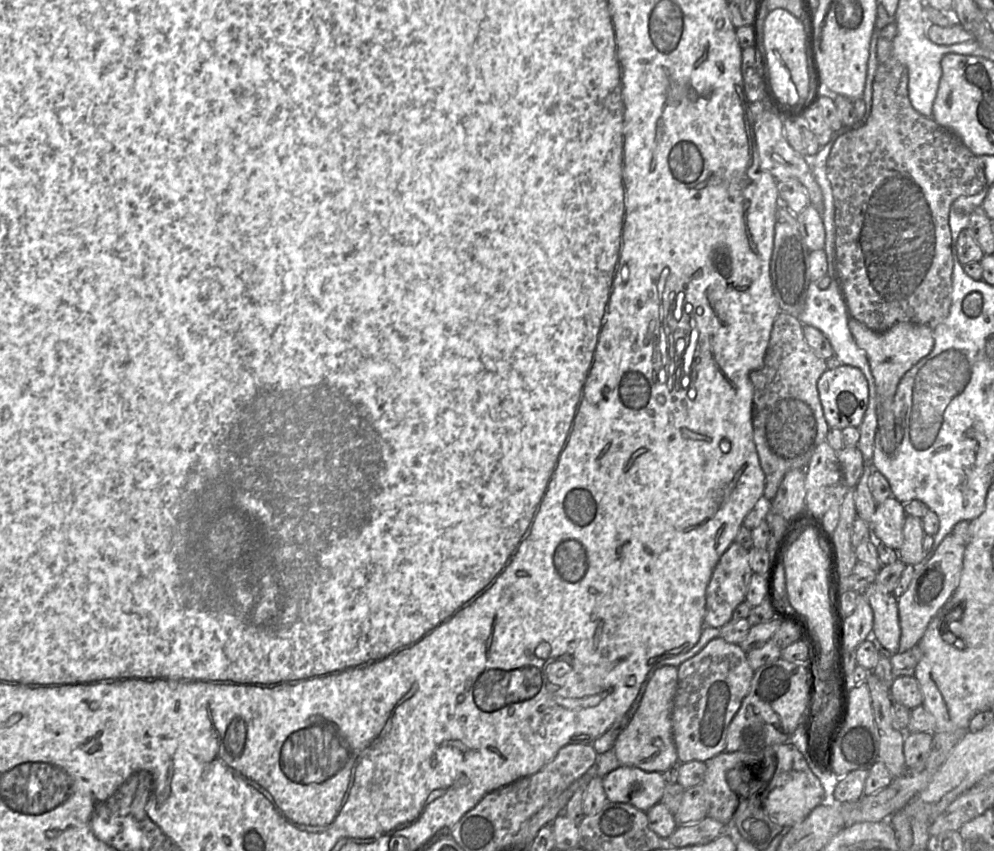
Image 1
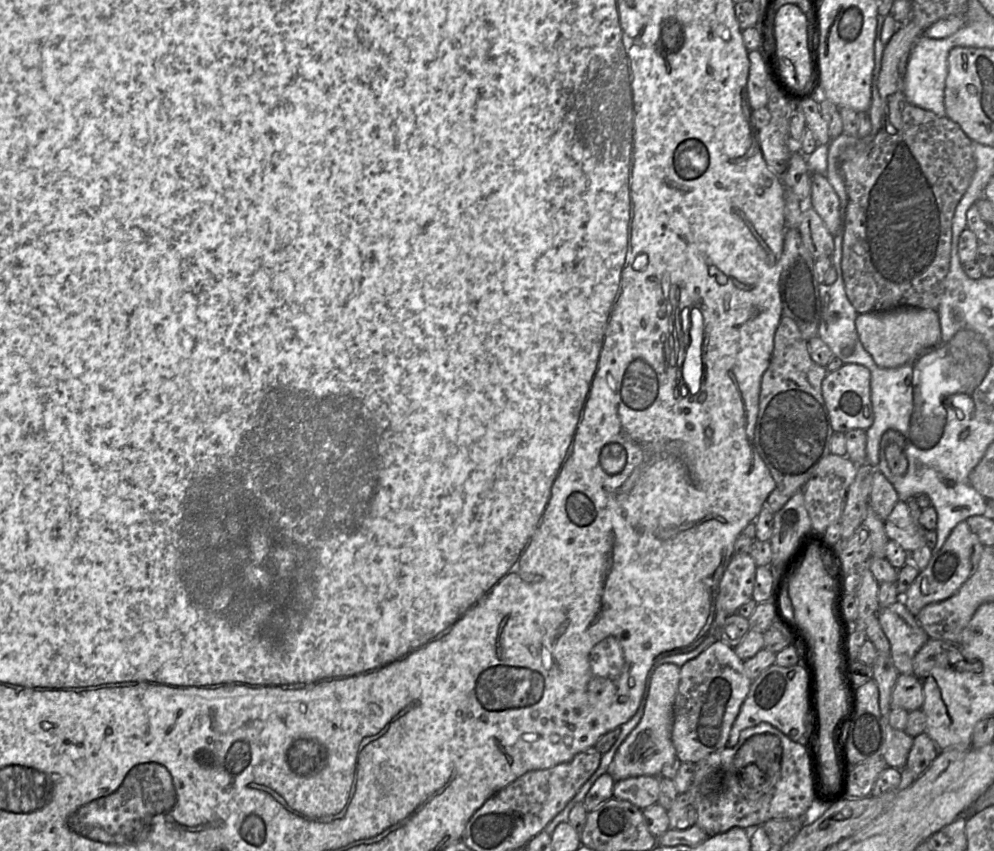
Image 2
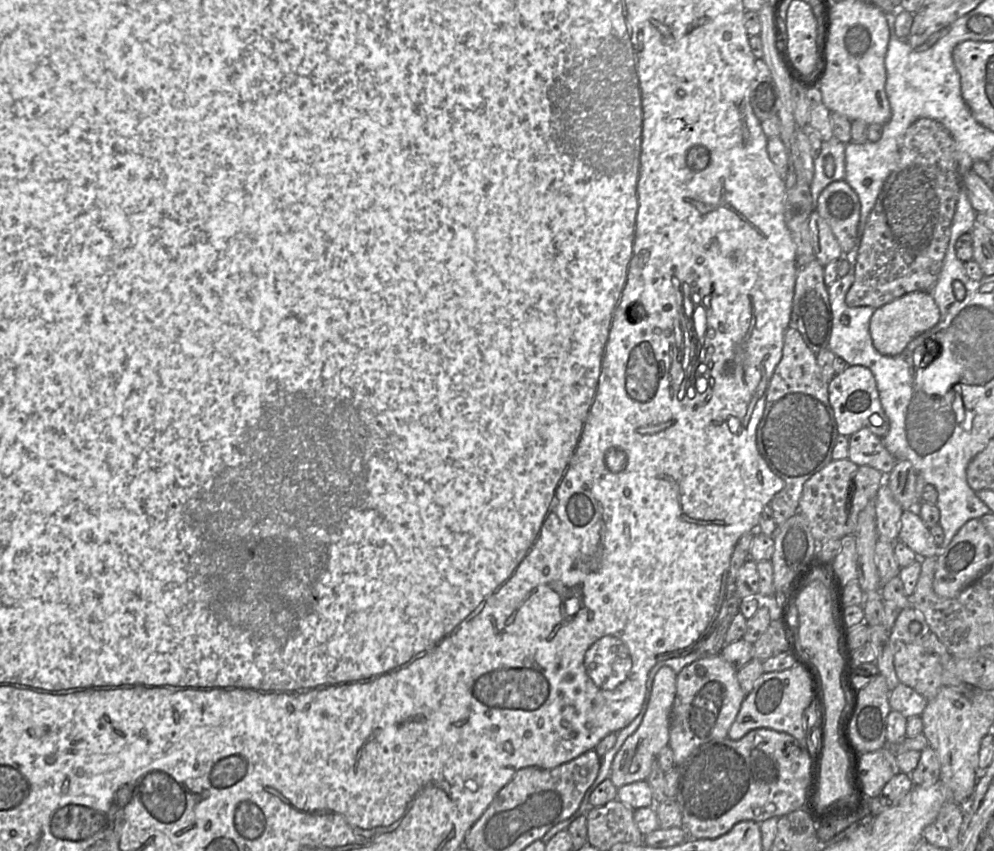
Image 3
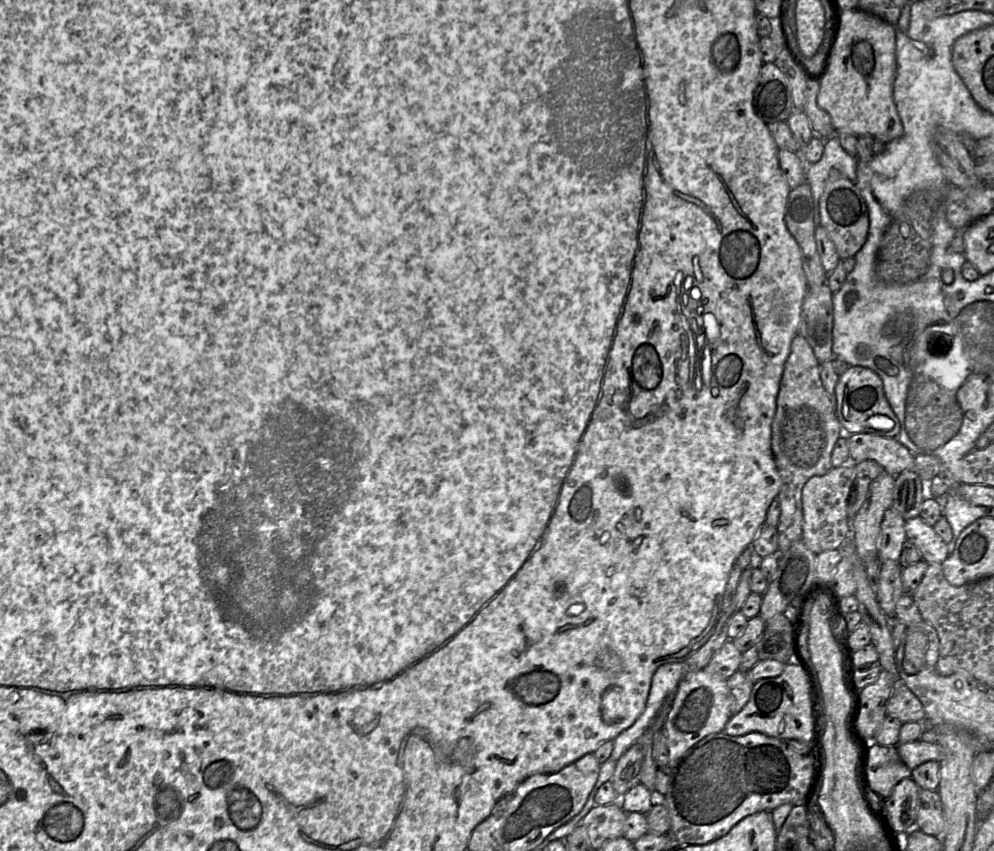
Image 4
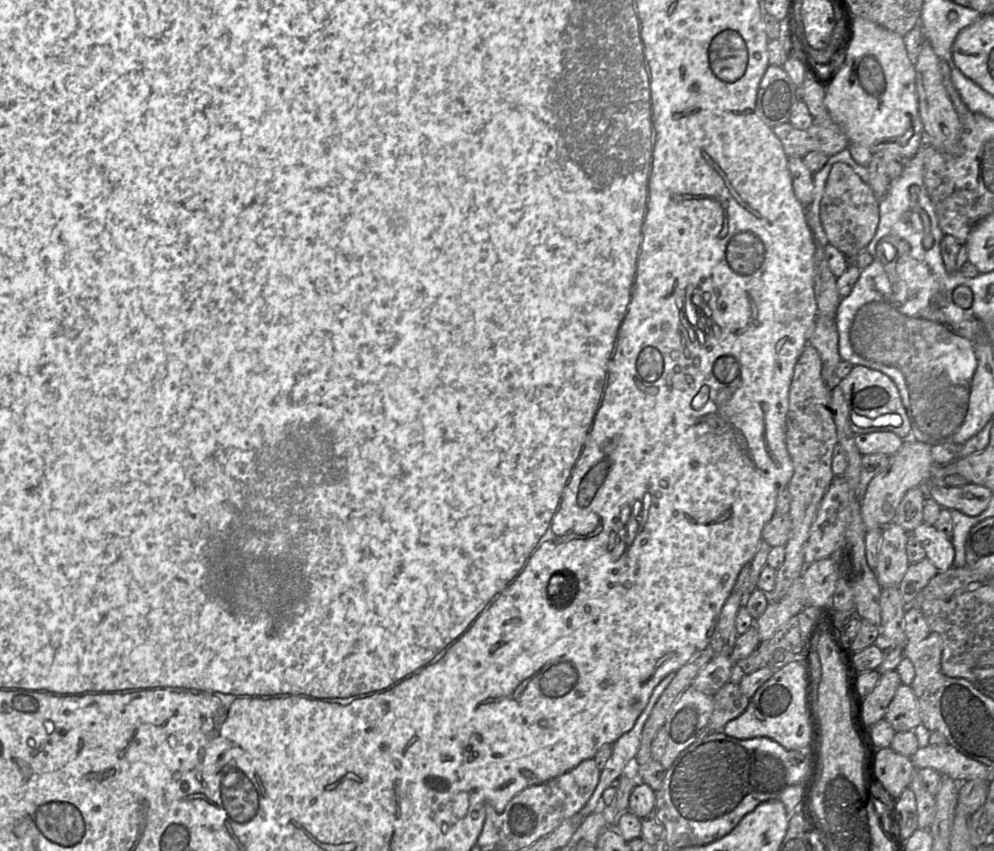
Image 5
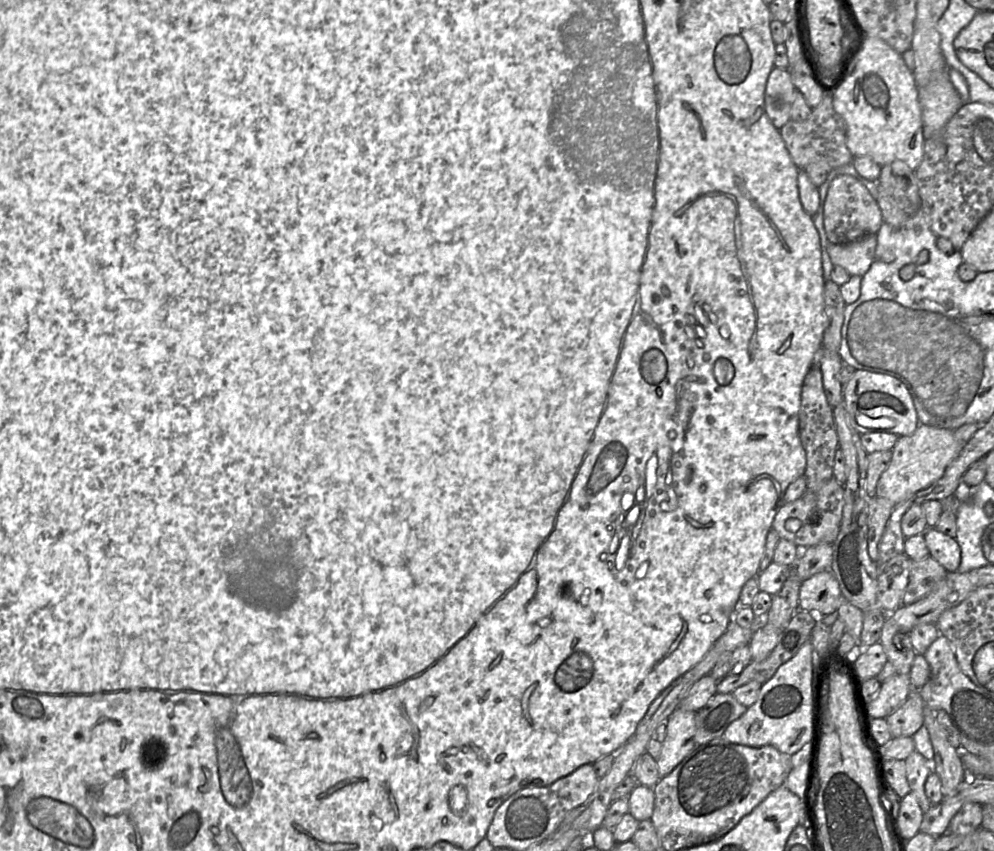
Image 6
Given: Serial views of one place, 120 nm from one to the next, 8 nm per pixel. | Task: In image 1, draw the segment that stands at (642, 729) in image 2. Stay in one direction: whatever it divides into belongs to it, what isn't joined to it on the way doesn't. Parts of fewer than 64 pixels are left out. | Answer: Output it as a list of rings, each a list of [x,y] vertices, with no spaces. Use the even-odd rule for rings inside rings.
[[[659,665],[654,670],[636,712],[614,743],[613,750],[621,766],[663,773],[678,760],[672,733],[672,711],[677,685],[677,667]]]

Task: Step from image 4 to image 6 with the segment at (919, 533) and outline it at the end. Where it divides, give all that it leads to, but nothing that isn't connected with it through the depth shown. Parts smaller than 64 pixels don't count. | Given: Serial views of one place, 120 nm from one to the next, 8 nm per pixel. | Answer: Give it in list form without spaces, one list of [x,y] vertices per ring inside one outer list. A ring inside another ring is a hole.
[[[928,527],[923,535],[929,555],[947,572],[957,571],[961,562],[961,548],[956,539],[945,535],[935,527]]]

